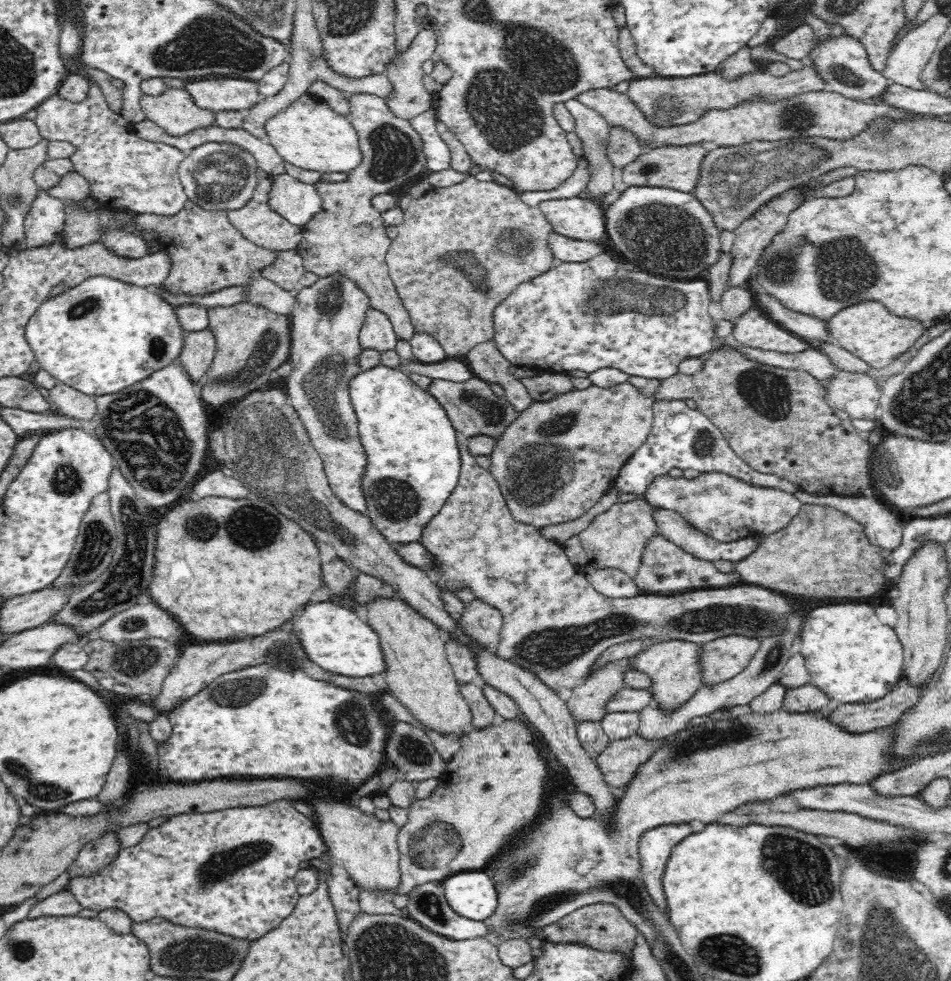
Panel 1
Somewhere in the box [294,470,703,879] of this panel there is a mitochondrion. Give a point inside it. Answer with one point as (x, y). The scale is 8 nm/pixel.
(434, 842)

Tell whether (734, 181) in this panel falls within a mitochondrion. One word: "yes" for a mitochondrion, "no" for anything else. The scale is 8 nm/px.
yes

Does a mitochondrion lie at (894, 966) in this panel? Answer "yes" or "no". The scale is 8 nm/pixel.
yes

